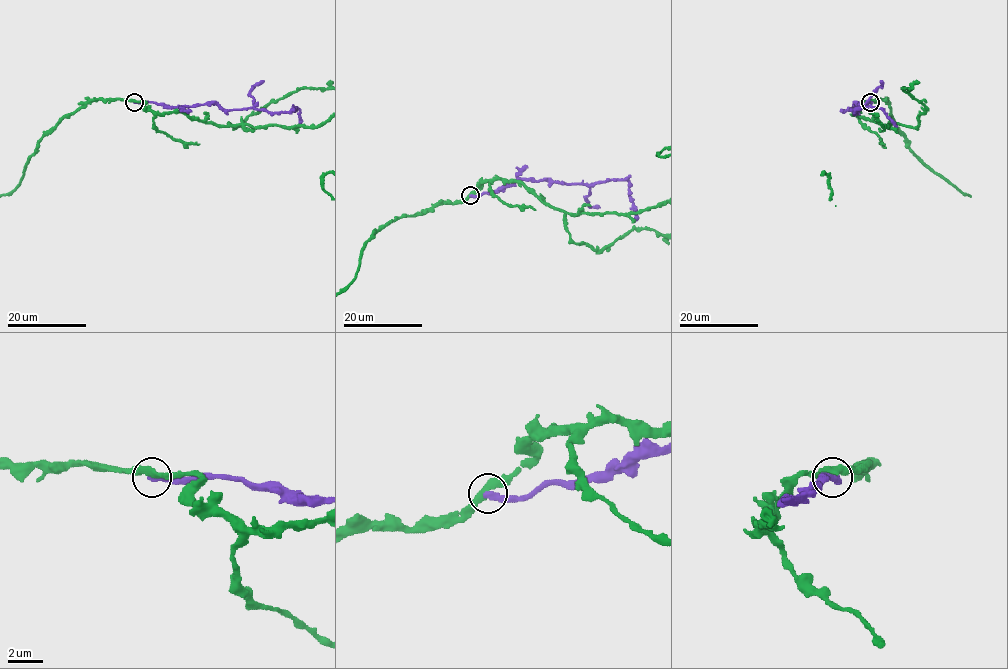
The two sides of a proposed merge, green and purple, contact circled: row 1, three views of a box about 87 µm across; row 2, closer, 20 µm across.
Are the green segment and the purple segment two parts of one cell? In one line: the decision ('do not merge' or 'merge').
do not merge

